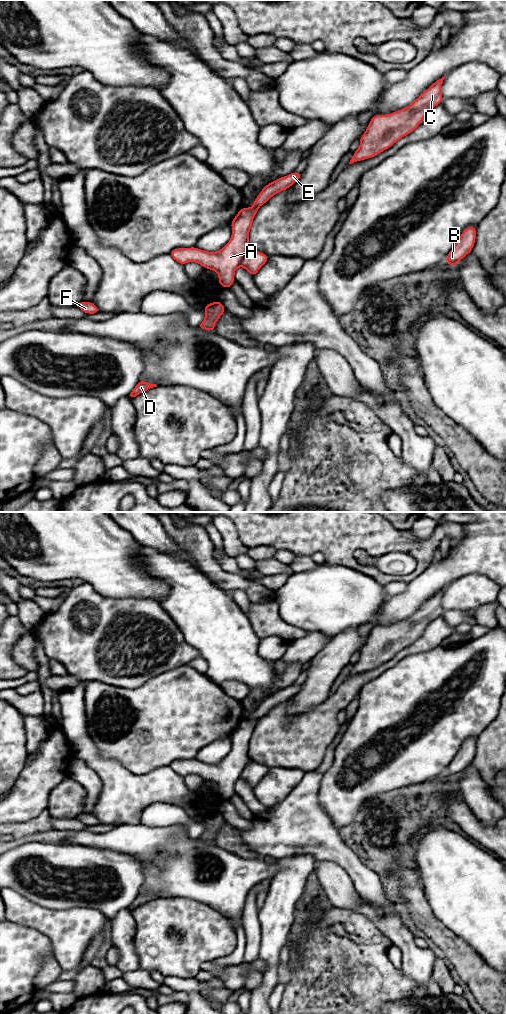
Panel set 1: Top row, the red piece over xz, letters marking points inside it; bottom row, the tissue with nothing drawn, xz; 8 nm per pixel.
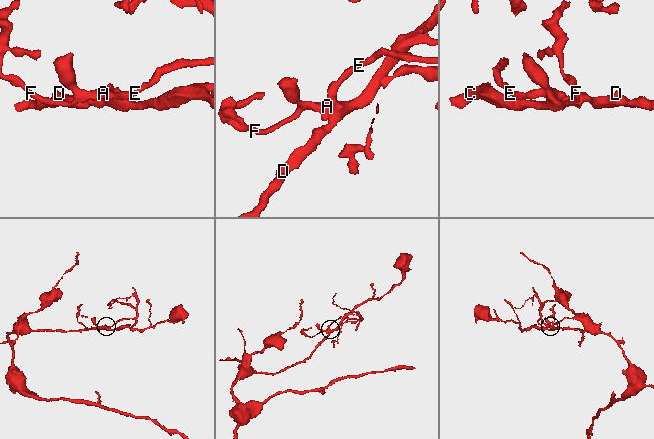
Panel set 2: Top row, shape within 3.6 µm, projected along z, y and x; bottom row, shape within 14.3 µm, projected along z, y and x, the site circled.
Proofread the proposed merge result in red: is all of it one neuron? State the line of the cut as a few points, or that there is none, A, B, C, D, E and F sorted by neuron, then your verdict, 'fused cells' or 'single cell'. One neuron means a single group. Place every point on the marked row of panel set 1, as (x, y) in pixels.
cut in xz along (250, 247), (239, 265); A B E F / C D; fused cells

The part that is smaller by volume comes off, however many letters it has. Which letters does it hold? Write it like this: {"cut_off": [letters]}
{"cut_off": ["A", "B", "E", "F"]}

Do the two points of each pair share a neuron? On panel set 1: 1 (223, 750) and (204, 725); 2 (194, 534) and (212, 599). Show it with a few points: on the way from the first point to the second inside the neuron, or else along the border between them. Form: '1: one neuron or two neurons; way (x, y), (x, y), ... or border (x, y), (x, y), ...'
1: two neurons; border (230, 735), (210, 742), (196, 753)
2: two neurons; border (200, 569), (215, 584)

